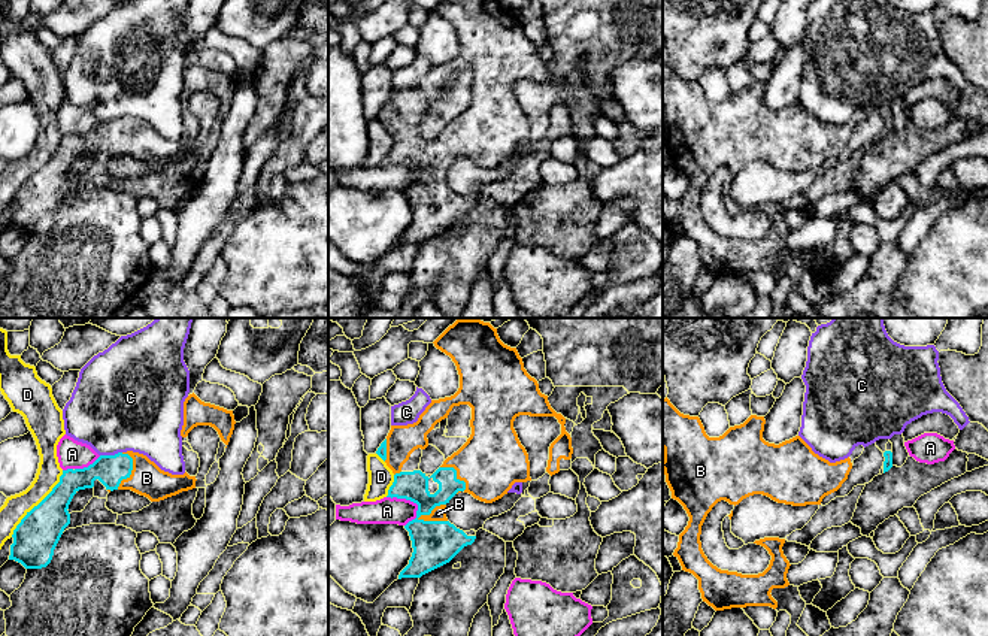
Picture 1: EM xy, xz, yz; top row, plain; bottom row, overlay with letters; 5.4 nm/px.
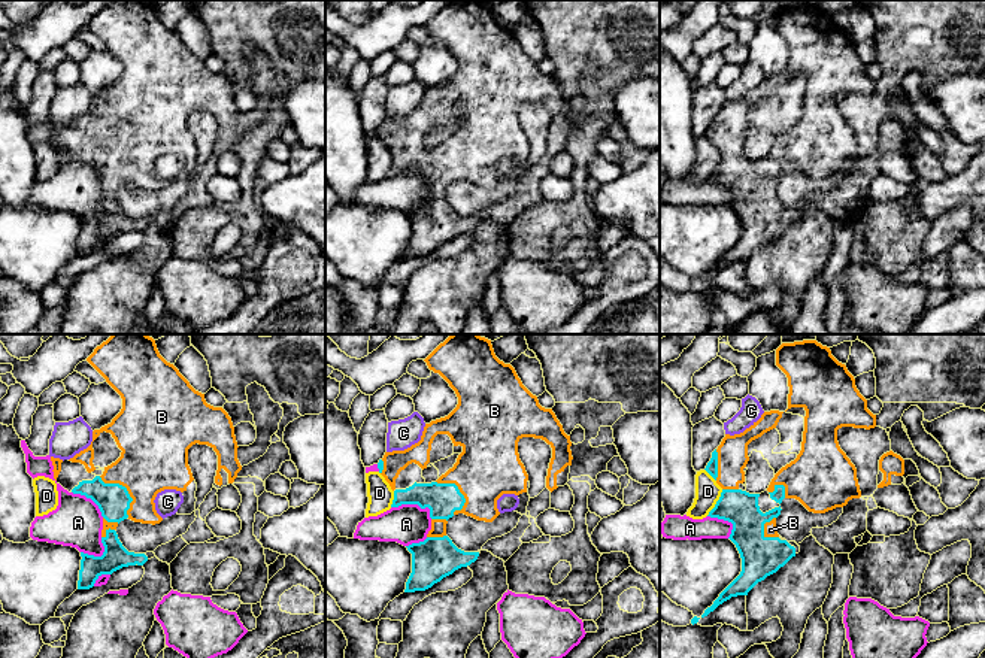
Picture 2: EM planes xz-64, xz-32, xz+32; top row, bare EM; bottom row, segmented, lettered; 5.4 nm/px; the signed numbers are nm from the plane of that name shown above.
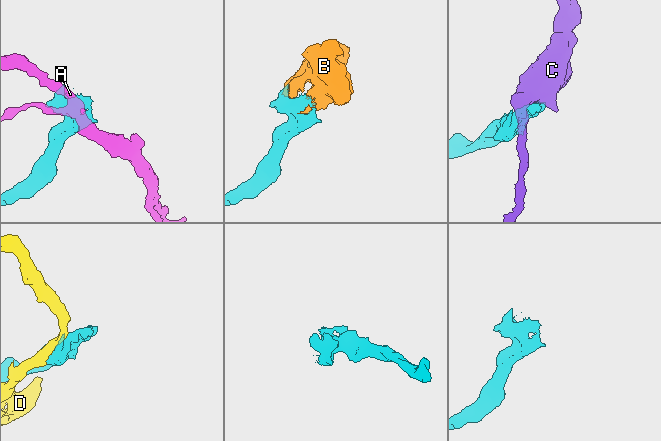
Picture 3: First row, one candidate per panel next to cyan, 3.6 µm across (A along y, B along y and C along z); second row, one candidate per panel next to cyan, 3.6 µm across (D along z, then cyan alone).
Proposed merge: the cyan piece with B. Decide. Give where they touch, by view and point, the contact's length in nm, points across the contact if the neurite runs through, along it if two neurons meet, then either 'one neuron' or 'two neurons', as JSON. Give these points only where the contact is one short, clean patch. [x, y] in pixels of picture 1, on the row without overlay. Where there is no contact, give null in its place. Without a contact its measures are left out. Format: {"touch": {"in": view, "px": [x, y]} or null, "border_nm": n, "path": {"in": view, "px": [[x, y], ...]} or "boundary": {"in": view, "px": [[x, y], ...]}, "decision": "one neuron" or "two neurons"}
{"touch": {"in": "xz", "px": [430, 178]}, "border_nm": 180, "decision": "one neuron"}

